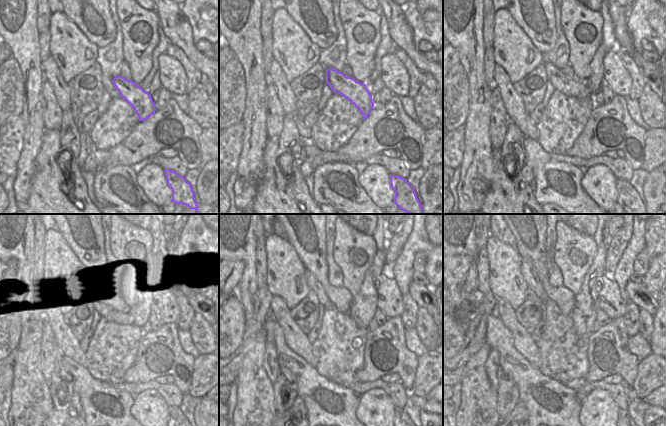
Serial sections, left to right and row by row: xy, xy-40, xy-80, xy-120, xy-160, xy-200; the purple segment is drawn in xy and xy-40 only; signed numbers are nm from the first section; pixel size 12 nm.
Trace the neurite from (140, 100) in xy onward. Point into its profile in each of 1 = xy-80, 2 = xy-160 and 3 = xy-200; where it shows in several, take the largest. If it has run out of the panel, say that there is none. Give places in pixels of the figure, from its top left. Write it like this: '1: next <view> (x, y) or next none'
1: next xy-80 (568, 85)
2: next xy-160 (314, 285)
3: next xy-200 (528, 271)

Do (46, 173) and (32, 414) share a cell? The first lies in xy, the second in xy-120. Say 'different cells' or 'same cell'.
different cells

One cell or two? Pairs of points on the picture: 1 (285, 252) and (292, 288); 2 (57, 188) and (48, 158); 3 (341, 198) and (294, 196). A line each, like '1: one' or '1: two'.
1: one
2: one
3: two

